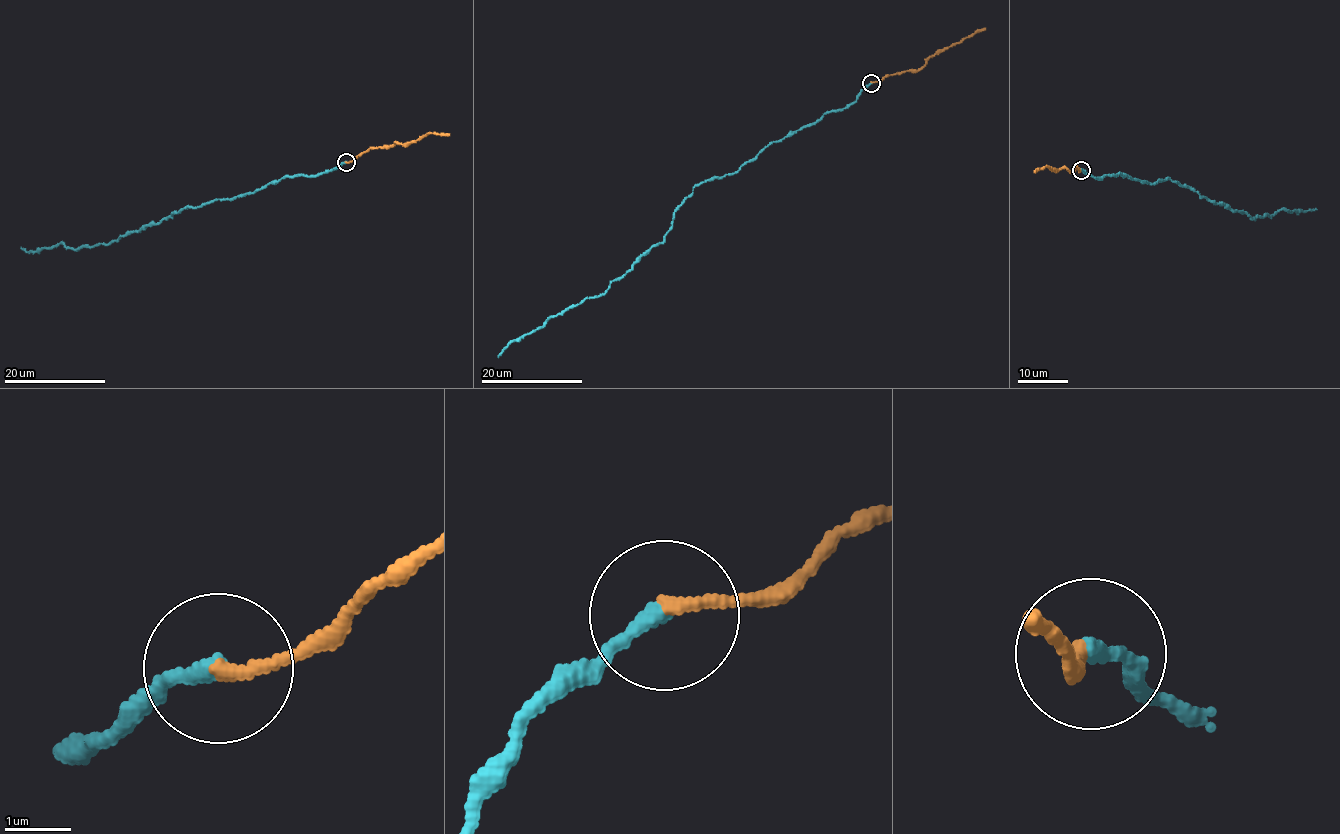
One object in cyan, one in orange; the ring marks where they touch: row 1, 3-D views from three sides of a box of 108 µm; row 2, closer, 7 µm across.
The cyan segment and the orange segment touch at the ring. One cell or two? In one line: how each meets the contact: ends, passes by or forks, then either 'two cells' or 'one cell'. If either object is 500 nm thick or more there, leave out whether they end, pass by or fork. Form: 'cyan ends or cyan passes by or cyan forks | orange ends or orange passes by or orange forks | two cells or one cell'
cyan ends | orange ends | one cell

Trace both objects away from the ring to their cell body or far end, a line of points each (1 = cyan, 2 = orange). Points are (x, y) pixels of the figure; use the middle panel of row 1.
1: (872, 83), (845, 108), (790, 131), (736, 172), (697, 184), (662, 242), (604, 293), (513, 340), (498, 357)
2: (872, 82), (898, 73), (920, 70), (936, 53), (985, 28)

